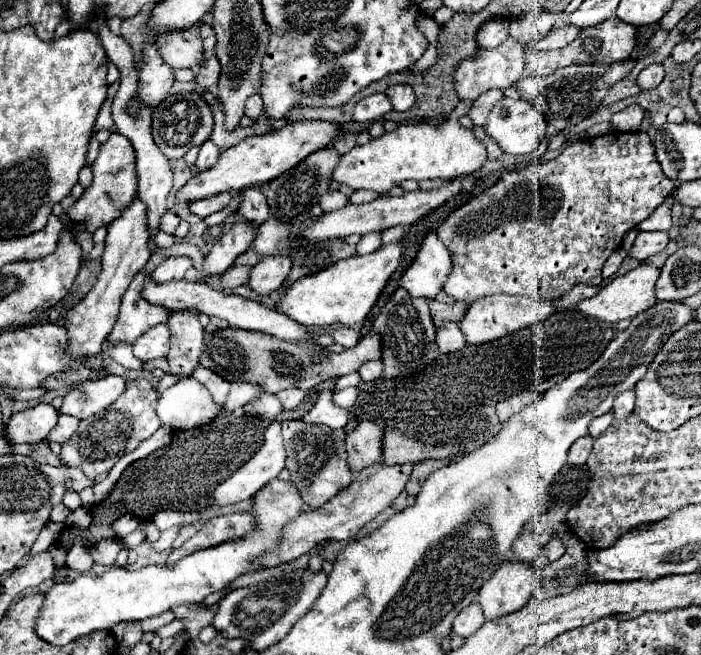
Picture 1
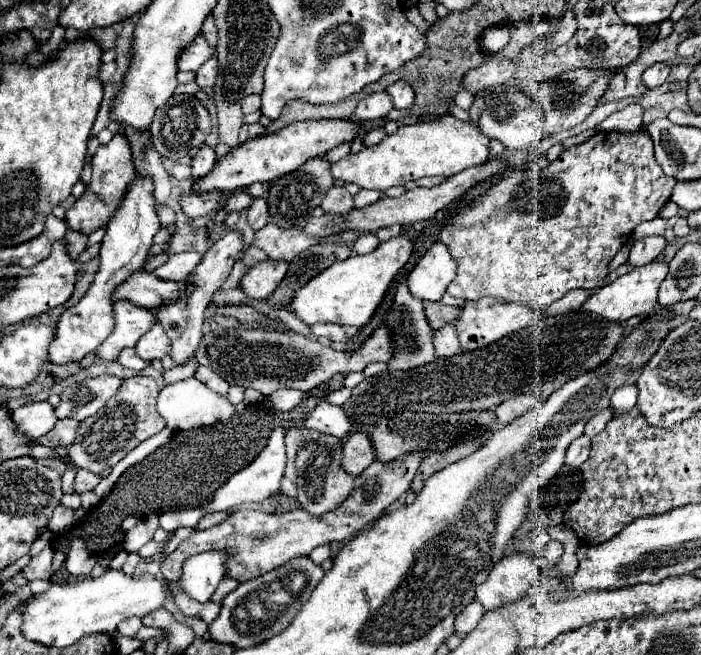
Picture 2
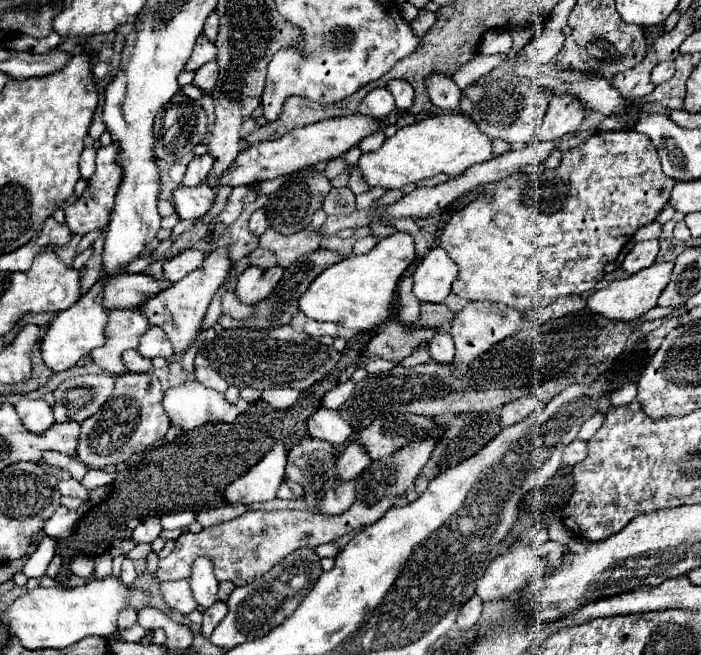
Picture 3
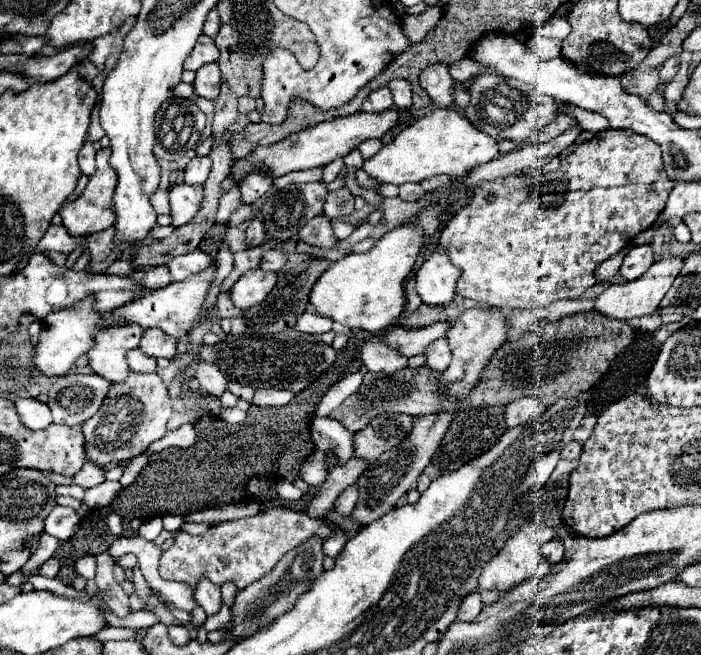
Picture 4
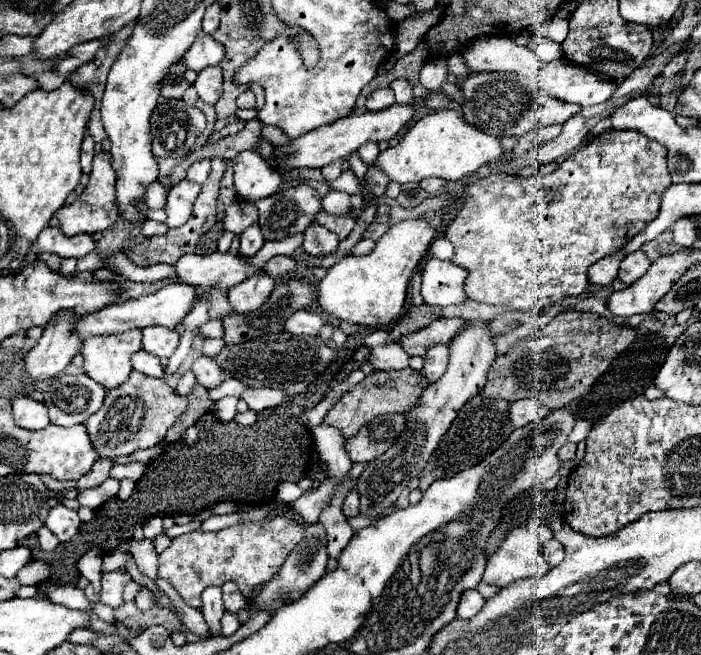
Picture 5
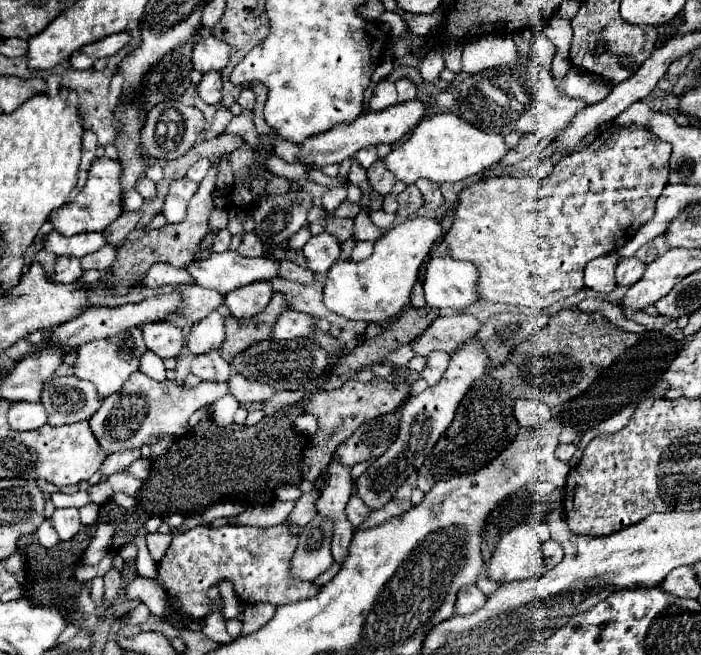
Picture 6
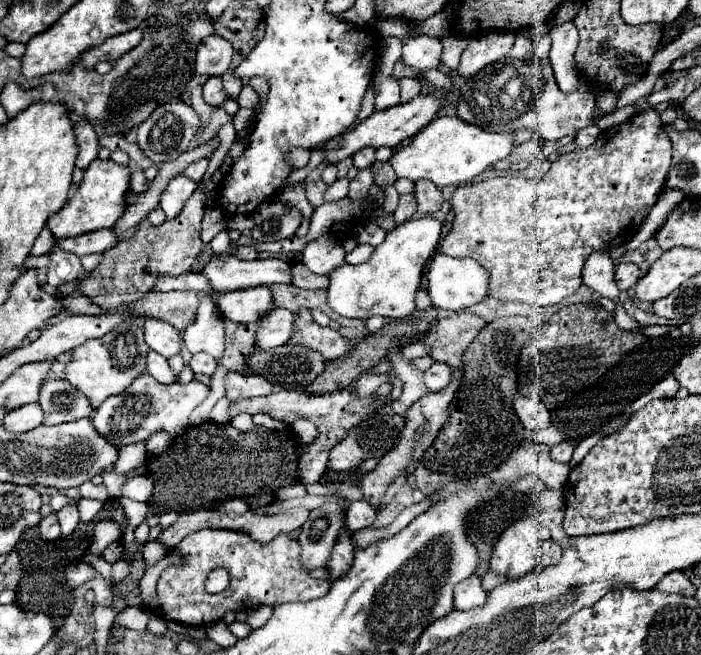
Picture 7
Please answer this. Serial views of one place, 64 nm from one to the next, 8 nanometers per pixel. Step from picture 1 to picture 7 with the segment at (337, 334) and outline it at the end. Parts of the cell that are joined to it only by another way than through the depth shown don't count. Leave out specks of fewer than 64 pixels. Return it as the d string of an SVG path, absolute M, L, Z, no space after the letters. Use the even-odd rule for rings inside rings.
M272 308L268 316L260 320L260 326L256 330L254 350L260 352L260 350L270 350L286 344L286 340L292 336L294 318L296 318L294 312L286 308Z

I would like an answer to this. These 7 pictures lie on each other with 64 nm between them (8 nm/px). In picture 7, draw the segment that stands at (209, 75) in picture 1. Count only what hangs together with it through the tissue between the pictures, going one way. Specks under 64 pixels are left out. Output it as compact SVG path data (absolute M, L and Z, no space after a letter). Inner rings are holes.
M220 76L208 78L208 80L204 82L202 90L204 90L204 100L206 100L210 106L220 106L220 104L228 98L228 94L224 92L224 86L222 86Z

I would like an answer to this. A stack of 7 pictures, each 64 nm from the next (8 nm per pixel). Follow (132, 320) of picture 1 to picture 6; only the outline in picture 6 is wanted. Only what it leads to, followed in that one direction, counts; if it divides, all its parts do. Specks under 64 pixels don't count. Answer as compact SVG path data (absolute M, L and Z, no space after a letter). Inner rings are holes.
M130 328L126 334L118 334L106 340L94 340L88 344L82 344L76 354L76 364L74 364L74 376L80 380L88 380L96 386L96 394L100 398L106 398L112 392L120 392L124 382L130 378L132 372L138 370L140 366L140 356L146 352L146 344L142 340L142 330L140 328Z

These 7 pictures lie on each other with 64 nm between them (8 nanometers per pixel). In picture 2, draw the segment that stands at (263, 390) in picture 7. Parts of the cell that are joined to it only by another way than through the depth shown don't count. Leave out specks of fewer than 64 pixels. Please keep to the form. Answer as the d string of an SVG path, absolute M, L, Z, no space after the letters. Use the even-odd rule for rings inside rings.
M282 388L272 392L268 396L268 400L272 402L272 406L276 410L292 410L302 400L302 392L298 392L296 389Z

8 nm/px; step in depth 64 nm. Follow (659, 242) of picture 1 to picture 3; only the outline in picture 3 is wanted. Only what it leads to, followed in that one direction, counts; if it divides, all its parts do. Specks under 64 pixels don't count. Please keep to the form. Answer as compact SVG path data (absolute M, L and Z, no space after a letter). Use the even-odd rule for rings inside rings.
M658 240L636 242L634 248L626 254L626 258L624 258L624 262L622 262L620 268L622 268L626 274L632 276L632 274L648 268L650 264L654 264L654 262L656 262L656 256L658 256L658 250L660 250Z

